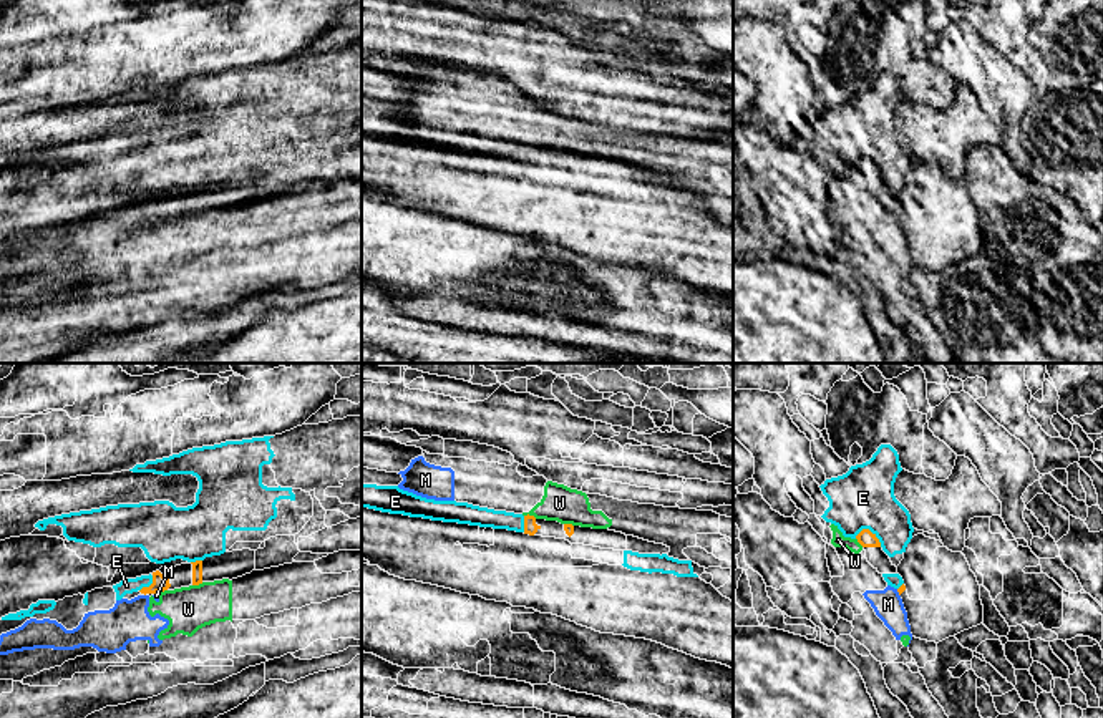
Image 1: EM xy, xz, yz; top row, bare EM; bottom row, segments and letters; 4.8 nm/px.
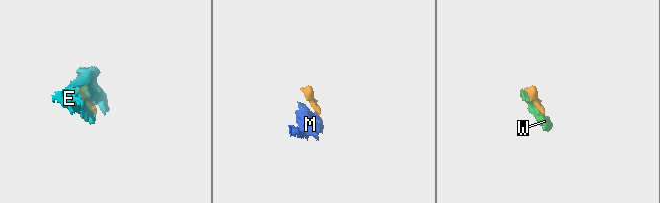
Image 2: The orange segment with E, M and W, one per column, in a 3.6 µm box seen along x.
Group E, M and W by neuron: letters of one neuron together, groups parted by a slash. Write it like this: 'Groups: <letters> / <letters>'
Groups: E / M W

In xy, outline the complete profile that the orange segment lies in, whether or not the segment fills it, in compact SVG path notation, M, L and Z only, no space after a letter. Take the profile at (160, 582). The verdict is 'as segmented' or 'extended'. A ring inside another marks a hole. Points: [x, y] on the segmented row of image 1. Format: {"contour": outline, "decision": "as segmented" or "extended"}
{"contour": "M159 570L136 579L123 579L119 584L113 585L116 592L116 600L121 600L126 594L133 594L138 590L146 595L164 592L169 587L169 579L166 579Z", "decision": "extended"}

